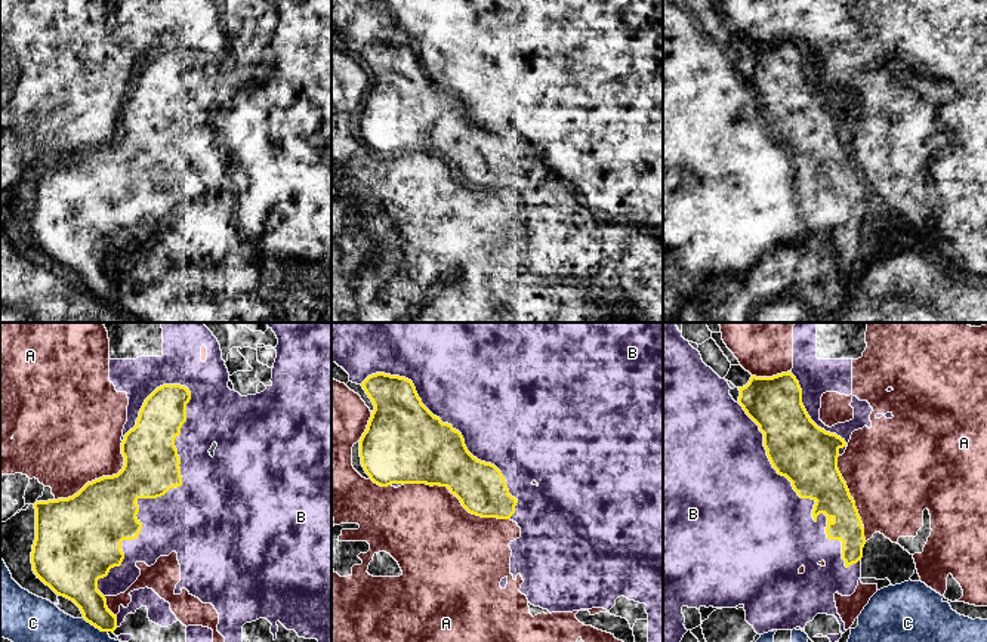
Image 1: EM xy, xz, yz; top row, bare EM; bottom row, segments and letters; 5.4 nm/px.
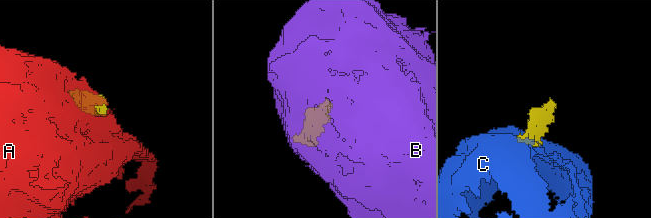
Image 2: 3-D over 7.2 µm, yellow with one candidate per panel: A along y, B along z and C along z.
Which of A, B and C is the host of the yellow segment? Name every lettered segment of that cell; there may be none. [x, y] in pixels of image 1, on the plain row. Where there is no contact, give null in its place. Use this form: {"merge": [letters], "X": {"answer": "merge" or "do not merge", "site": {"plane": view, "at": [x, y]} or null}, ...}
{"merge": ["B"], "A": {"answer": "do not merge", "site": {"plane": "xz", "at": [457, 166]}}, "B": {"answer": "merge", "site": {"plane": "xy", "at": [153, 166]}}, "C": {"answer": "do not merge", "site": {"plane": "xy", "at": [95, 295]}}}

